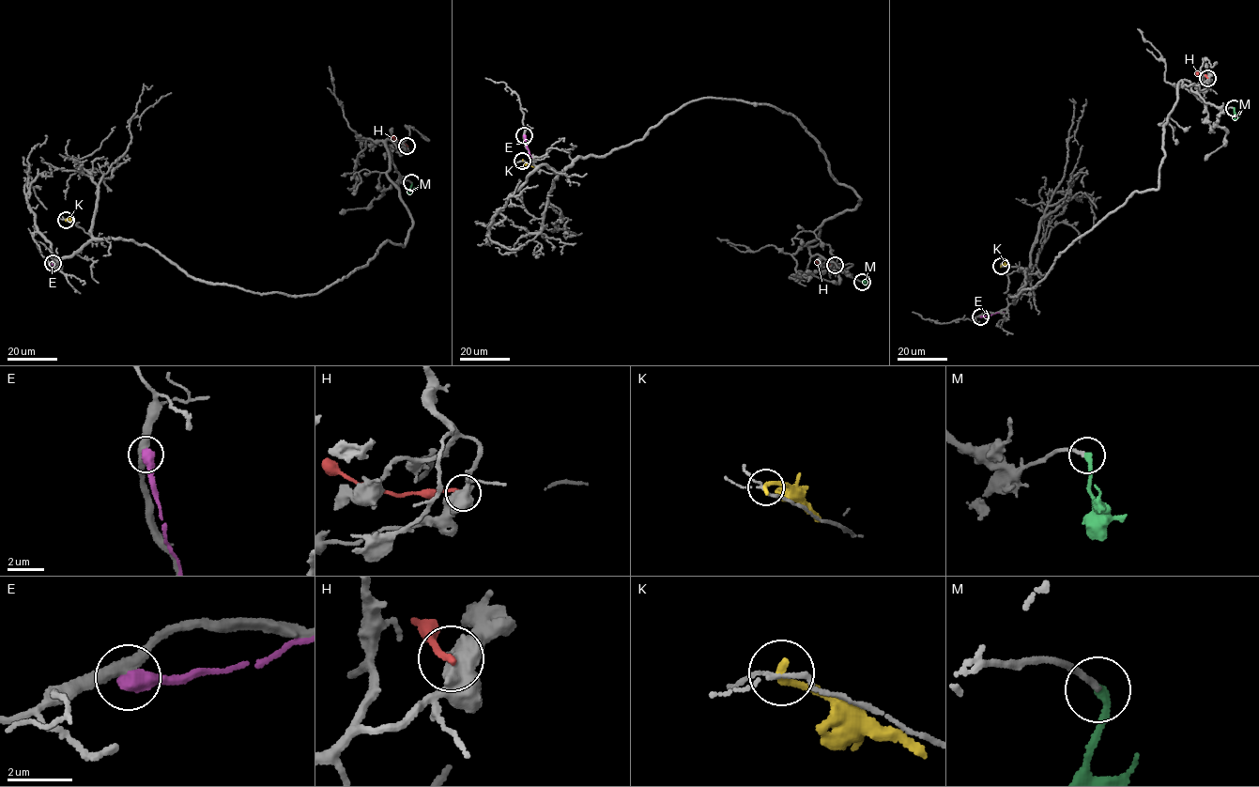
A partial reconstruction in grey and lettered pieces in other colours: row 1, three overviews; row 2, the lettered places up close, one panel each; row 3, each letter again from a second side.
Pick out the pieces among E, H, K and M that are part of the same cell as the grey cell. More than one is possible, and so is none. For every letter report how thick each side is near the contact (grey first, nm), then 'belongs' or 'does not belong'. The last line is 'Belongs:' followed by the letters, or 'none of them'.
E: 400/550 nm | does not belong
H: 500/220 nm | does not belong
K: 110/240 nm | does not belong
M: 180/280 nm | belongs
Belongs: M

